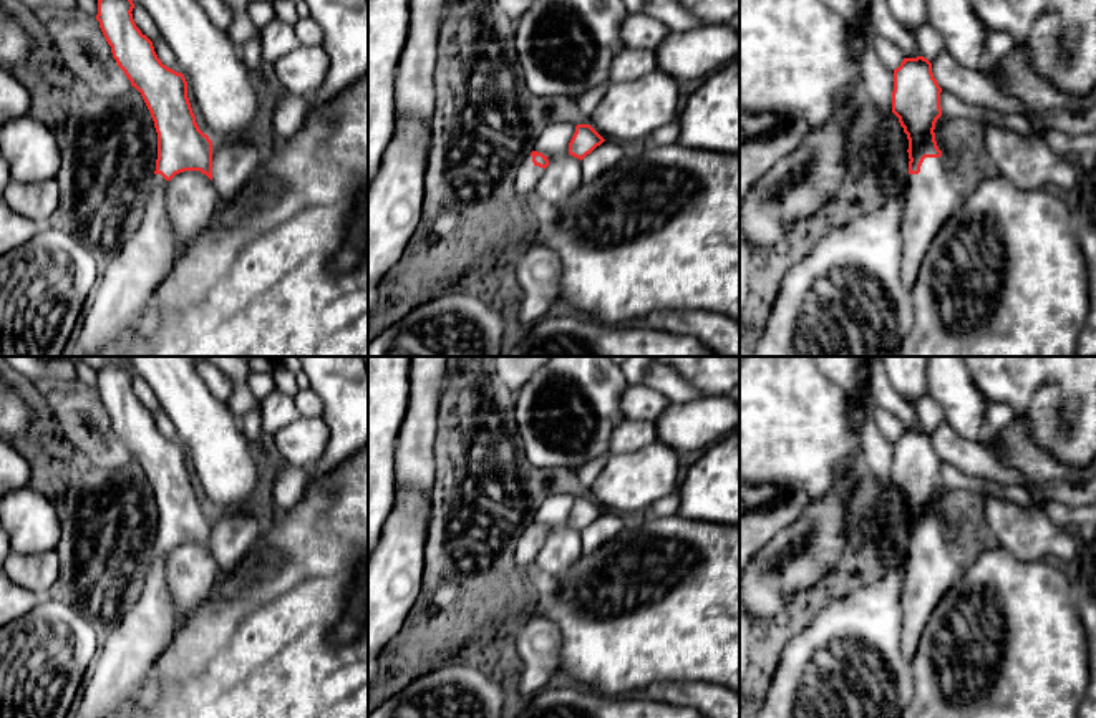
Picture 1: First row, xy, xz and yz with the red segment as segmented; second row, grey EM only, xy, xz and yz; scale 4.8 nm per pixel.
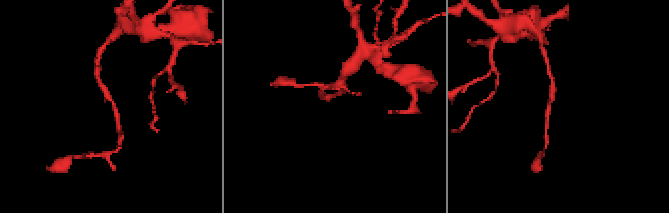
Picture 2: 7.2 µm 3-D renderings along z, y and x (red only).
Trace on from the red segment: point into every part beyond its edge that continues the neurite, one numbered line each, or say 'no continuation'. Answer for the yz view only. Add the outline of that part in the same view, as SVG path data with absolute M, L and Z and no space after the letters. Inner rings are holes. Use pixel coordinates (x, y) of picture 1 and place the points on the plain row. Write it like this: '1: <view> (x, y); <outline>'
1: yz (934, 566); M925 529L919 546L909 546L909 572L902 592L902 655L910 665L932 610L963 572L963 562L947 532Z

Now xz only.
1: xz (528, 546); M529 526L516 544L516 560L519 565L532 569L536 565L536 557L544 544L544 539L539 539L532 534Z

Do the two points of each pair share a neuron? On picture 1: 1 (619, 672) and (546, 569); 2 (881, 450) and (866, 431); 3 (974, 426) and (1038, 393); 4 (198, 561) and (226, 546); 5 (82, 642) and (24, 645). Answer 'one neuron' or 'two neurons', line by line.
1: two neurons
2: one neuron
3: two neurons
4: two neurons
5: one neuron

